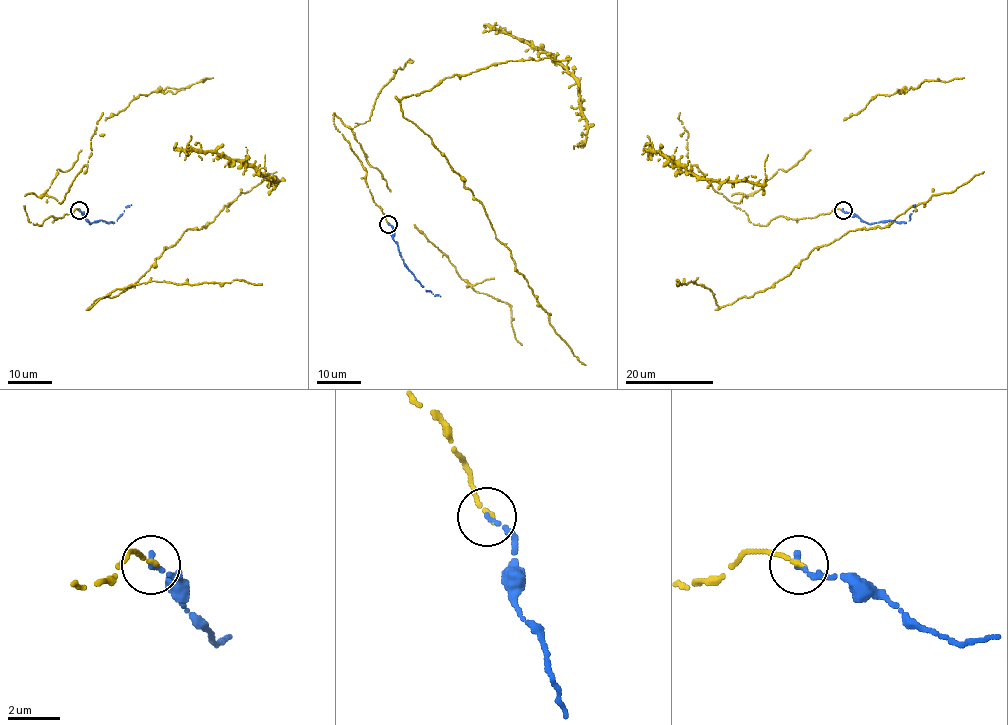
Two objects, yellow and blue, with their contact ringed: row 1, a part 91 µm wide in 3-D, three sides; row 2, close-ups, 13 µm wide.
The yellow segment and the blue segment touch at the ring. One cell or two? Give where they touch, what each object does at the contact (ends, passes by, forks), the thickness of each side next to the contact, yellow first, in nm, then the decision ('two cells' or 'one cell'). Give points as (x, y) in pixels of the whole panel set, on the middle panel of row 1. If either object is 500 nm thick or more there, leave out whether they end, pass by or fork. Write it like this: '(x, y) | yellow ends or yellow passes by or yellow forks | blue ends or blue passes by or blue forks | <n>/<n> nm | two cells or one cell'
(388, 224) | yellow ends | blue ends | 180/240 nm | one cell

